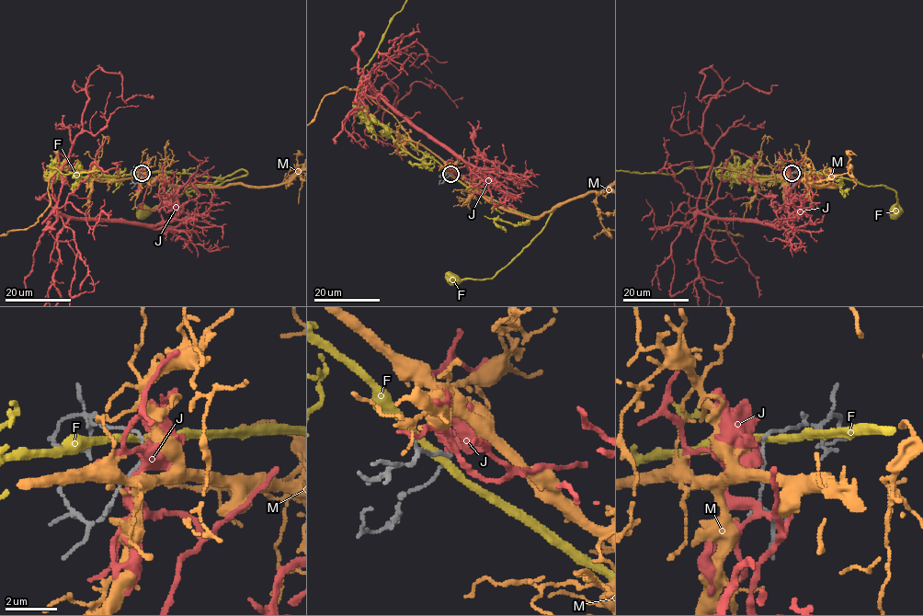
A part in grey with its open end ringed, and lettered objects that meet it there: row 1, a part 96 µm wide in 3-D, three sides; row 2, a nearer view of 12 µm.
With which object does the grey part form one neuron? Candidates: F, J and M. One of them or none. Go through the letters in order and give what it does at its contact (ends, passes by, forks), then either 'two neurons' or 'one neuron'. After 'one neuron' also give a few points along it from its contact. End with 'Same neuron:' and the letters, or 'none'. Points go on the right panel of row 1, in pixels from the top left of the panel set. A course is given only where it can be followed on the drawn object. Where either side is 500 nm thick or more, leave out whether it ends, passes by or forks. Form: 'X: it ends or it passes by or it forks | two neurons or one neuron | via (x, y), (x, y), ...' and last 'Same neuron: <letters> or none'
F: it passes by | two neurons
J: it ends | two neurons
M: it ends | one neuron
Same neuron: M

